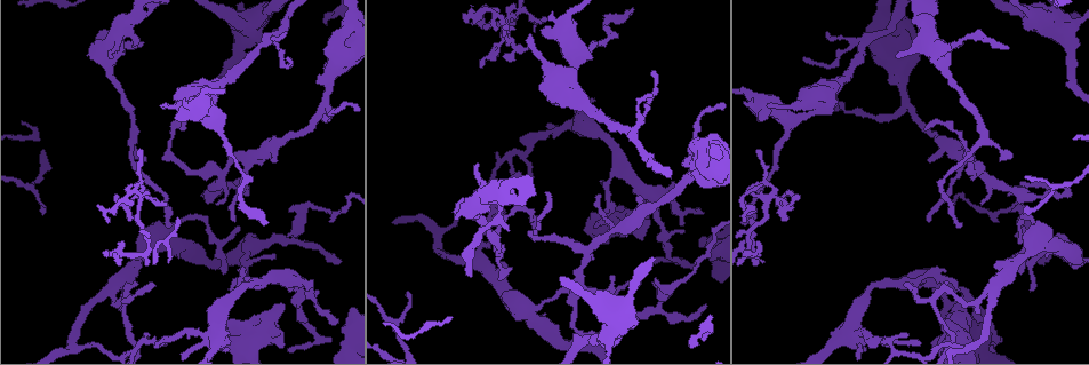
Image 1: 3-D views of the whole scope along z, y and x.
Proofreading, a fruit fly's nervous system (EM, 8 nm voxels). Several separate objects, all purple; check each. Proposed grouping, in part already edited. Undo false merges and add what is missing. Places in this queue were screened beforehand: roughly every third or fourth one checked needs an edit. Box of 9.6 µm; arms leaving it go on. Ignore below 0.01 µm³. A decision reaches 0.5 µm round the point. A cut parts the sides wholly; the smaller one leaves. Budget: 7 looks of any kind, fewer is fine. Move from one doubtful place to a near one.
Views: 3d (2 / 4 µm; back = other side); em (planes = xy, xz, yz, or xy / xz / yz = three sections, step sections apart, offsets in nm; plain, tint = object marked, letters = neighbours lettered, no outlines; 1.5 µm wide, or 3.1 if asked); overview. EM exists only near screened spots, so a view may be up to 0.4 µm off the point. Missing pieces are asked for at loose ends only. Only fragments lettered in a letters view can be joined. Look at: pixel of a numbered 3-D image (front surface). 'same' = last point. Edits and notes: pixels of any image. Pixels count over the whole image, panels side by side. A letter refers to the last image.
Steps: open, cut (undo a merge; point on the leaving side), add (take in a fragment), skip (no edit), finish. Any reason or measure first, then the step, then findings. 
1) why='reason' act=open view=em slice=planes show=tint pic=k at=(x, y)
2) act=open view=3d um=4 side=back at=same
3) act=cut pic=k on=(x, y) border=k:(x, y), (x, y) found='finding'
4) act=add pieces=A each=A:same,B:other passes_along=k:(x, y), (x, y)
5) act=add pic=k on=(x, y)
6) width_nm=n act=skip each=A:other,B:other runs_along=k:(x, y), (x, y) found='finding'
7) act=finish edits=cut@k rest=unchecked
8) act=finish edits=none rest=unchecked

why='narrows sharply' act=open view=em slice=planes show=letters pic=1 at=(293, 240)

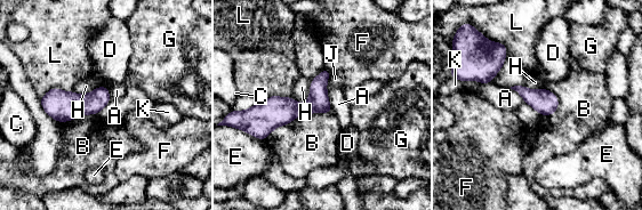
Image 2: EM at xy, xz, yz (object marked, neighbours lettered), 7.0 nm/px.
longest_contact=A:260nm act=skip each=A:other,B:other,C:other,D:other,E:other,F:other,G:other,H:other,J:other,K:other,L:other found='one neuron here'

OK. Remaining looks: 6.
why='thin end' act=open view=3d um=2 pic=1 at=(1049, 188)

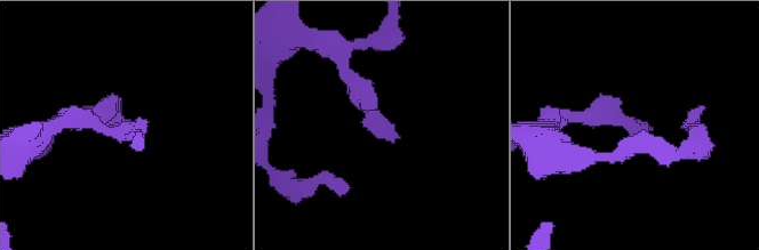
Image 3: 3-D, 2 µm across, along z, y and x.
act=open view=em slice=planes show=letters pic=3 at=(396, 138)

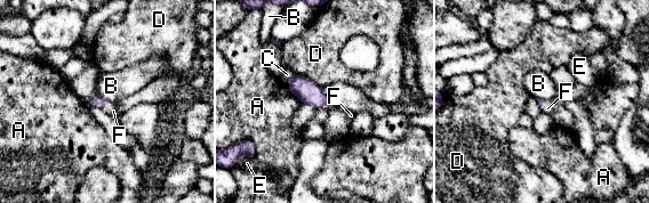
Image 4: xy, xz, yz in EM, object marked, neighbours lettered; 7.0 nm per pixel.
act=add pieces=F each=A:other,B:other,C:other,D:other,E:other,F:same found='the neuron continues'

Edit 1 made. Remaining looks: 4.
why='redraw' act=open view=overview

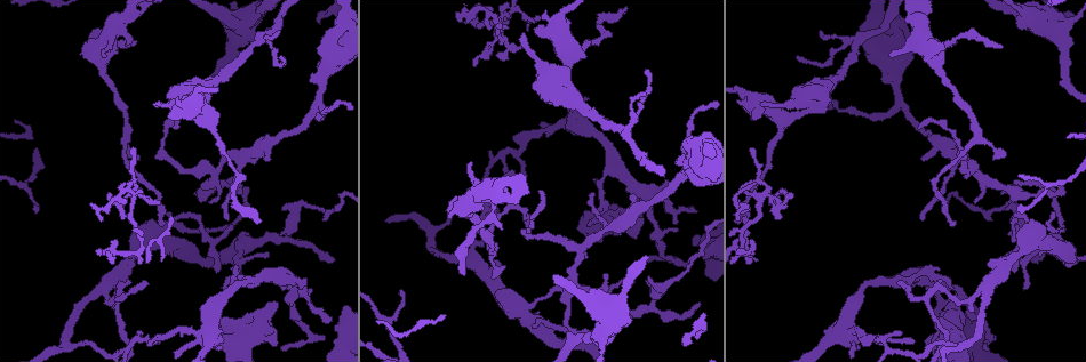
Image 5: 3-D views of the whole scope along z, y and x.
why='tapers out' act=open view=em slice=planes show=letters pic=5 at=(216, 272)

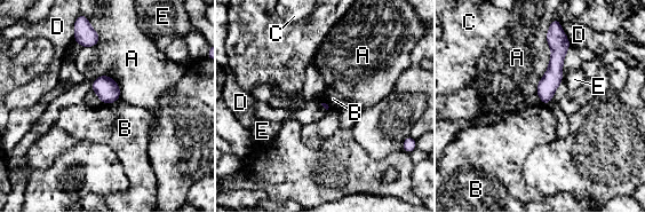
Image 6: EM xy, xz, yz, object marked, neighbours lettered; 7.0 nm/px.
act=skip each=A:other,B:other,C:other,D:other,E:other runs_along=6:(550, 34), (556, 68), (544, 101) found='no lettered fragment goes on from it'

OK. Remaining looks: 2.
act=finish edits=add@4 rest=unchecked

